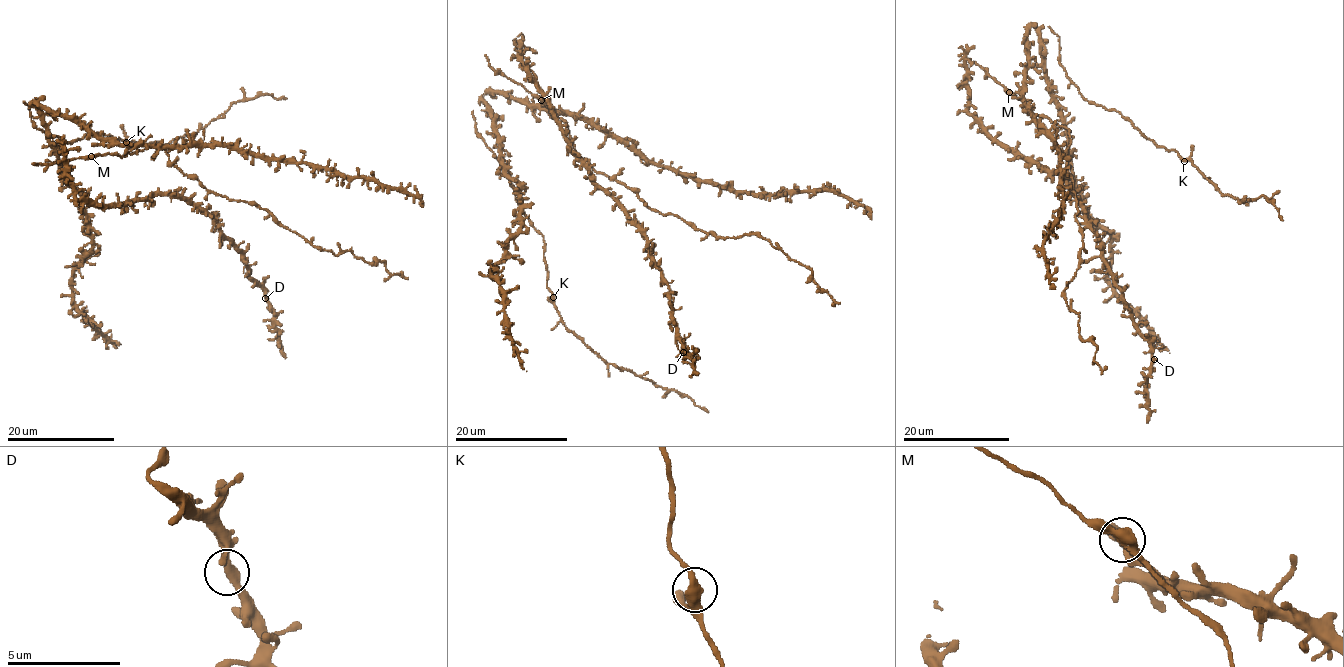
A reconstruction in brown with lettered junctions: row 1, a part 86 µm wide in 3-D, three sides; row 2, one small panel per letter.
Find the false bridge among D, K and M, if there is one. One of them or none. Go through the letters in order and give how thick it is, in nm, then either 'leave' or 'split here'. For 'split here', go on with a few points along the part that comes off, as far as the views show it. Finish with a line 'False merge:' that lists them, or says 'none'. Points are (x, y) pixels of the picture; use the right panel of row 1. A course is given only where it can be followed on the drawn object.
D: 400 nm | leave
K: 400 nm | leave
M: 440 nm | leave
False merge: none

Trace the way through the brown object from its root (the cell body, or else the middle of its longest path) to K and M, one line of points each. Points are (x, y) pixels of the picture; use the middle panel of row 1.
K: (517, 99), (483, 94), (473, 110), (475, 131), (505, 169), (518, 204), (543, 237), (547, 286), (553, 297)
M: (517, 99), (554, 111), (556, 115), (541, 100)

